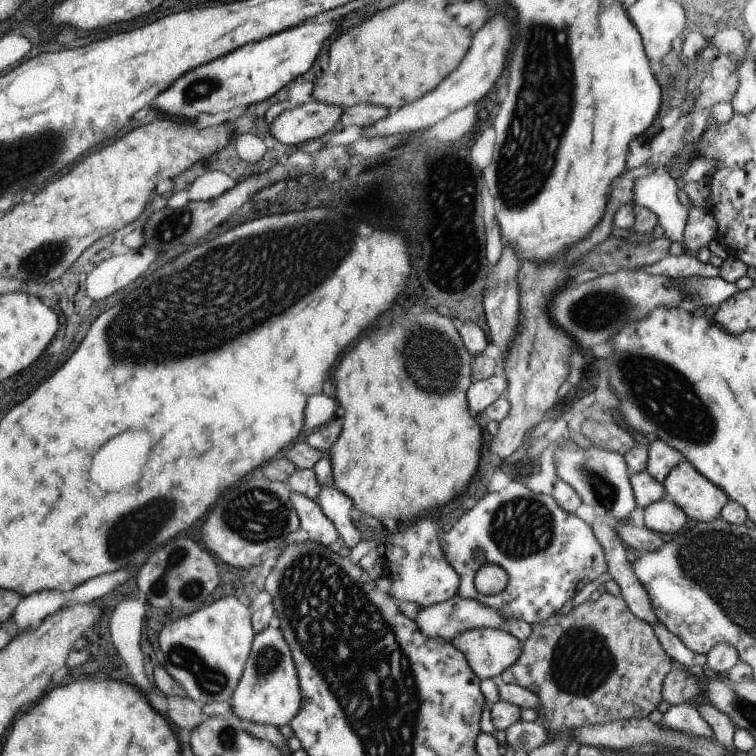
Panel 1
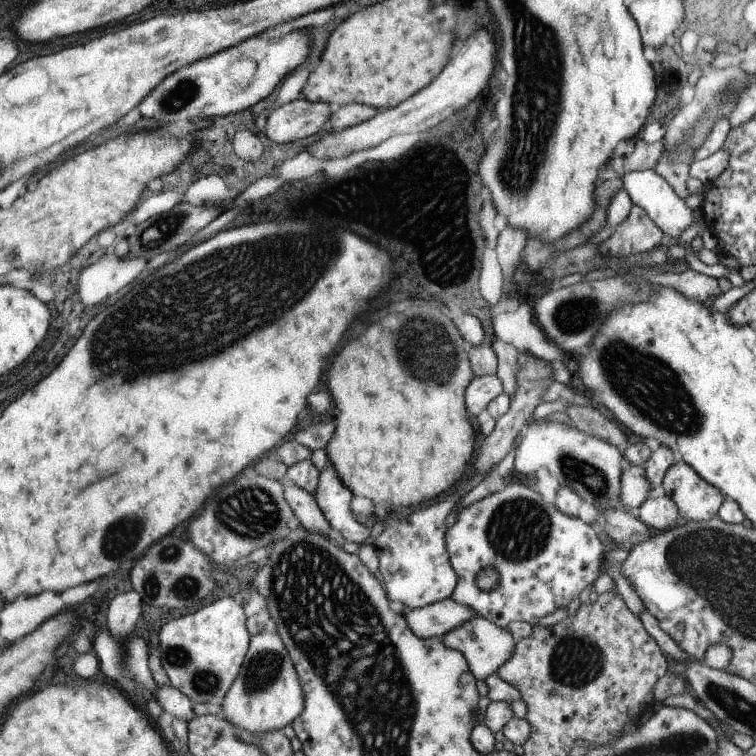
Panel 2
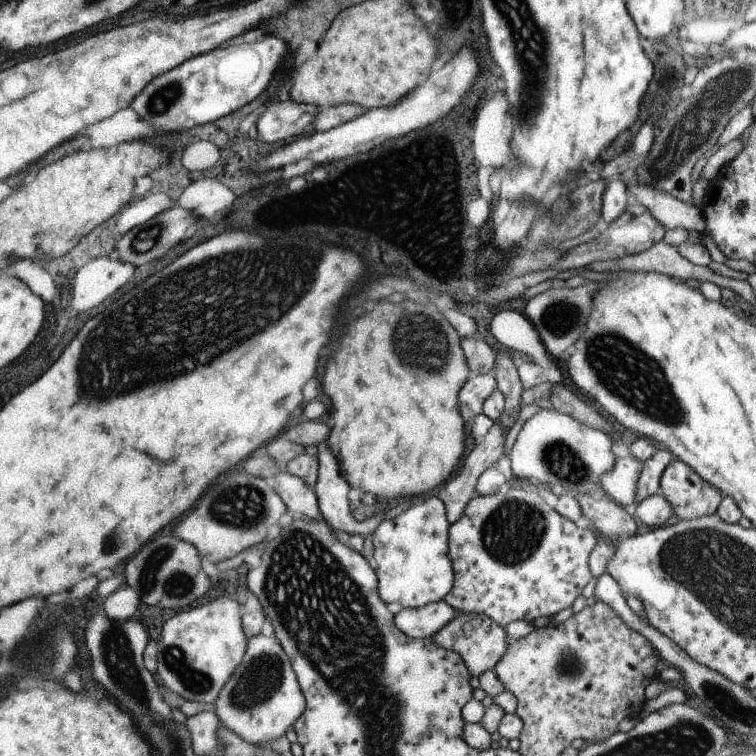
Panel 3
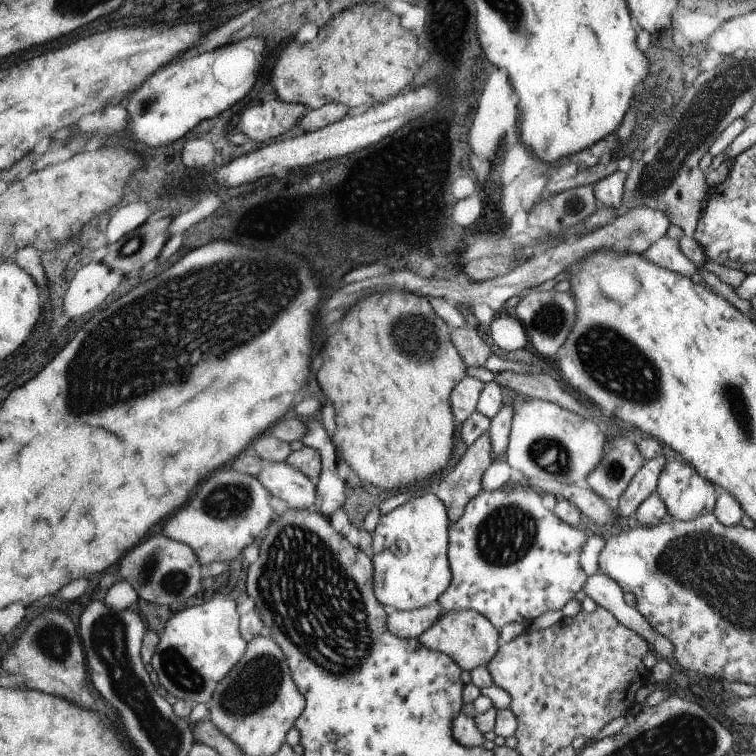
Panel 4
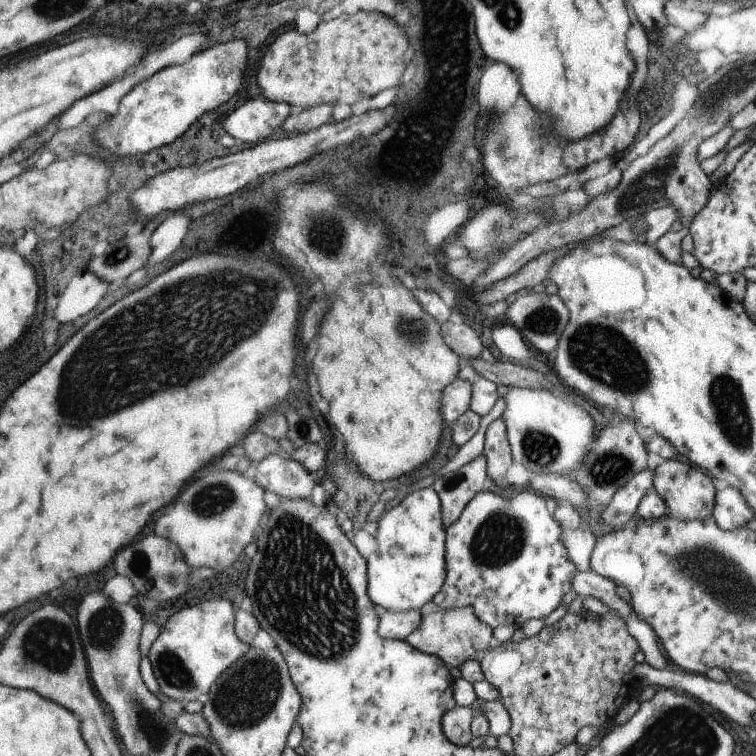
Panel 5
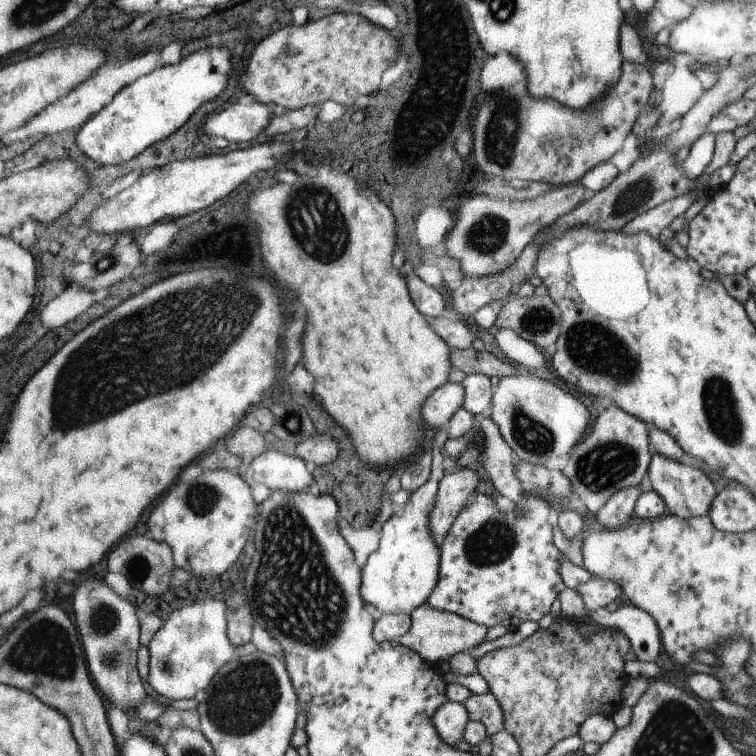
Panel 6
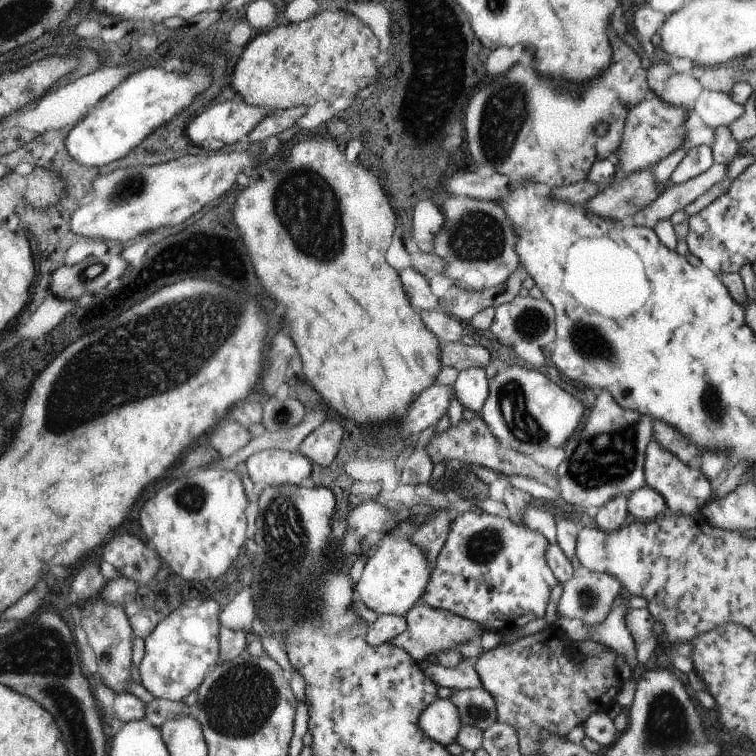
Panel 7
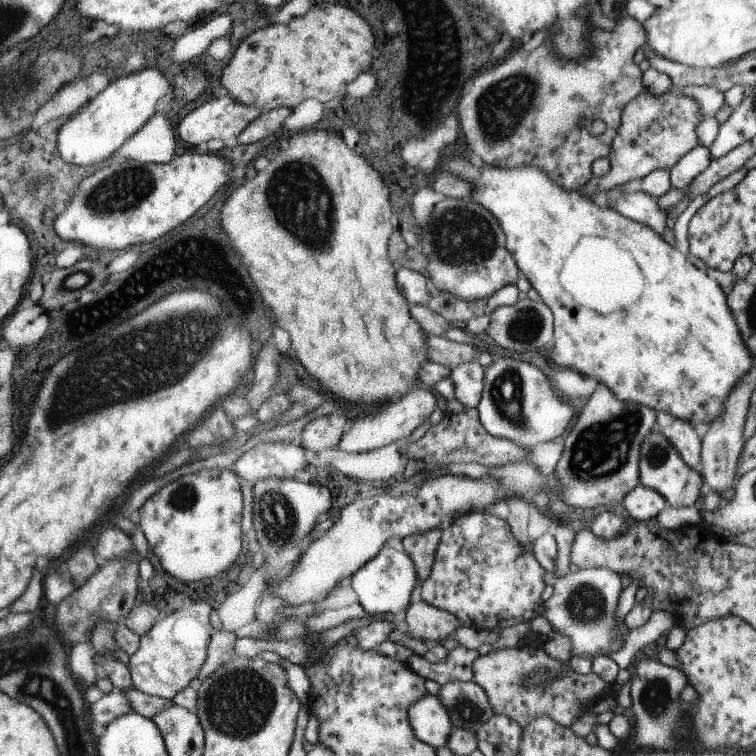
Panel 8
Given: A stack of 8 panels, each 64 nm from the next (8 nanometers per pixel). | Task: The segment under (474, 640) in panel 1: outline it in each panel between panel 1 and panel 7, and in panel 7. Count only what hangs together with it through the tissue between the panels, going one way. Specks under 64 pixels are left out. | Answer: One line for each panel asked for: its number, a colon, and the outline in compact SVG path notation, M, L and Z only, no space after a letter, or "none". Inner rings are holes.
2: M473 614L471 620L467 620L467 622L455 626L453 630L449 630L449 632L441 638L441 642L443 642L449 650L457 650L457 652L463 654L463 658L465 658L465 662L467 662L471 674L473 674L477 680L487 680L489 676L497 674L497 670L511 658L513 648L515 648L509 630L505 630L505 628L497 626L497 624L493 624L491 620L487 620L487 618L483 618L483 616L475 616L475 614Z
3: M455 614L455 618L449 620L441 630L437 630L429 640L435 642L437 648L459 654L467 672L473 676L479 676L485 670L491 670L501 660L501 656L505 654L505 648L507 648L503 628L481 614Z
4: M451 610L451 612L443 612L435 622L431 622L431 626L427 630L423 630L415 640L433 652L441 652L445 656L449 656L461 670L471 672L473 668L481 668L485 666L493 654L497 654L499 650L499 638L497 638L497 628L487 622L487 618L483 618L479 612L475 610Z
5: M469 608L465 610L435 610L435 612L421 612L419 616L419 626L405 638L405 642L409 646L413 646L415 650L423 652L423 654L431 654L439 660L443 660L447 666L459 668L465 660L479 660L485 652L487 646L493 642L491 638L491 628L483 622L479 622L479 618L475 618L475 614L471 614Z
6: M421 604L419 608L415 608L409 614L409 618L411 618L411 626L409 626L407 634L401 634L397 638L397 642L401 646L405 646L407 650L415 652L417 656L421 656L427 664L435 664L437 660L449 660L455 654L469 652L473 646L483 642L483 636L487 632L487 628L477 624L477 622L471 622L459 614L435 610L427 604Z
7: M417 602L413 608L409 608L407 614L401 616L401 620L405 620L405 630L401 630L401 634L391 638L387 644L393 650L403 650L415 662L417 660L427 660L429 654L439 654L443 650L453 650L457 644L465 642L467 638L475 640L483 634L481 626L475 626L475 622L467 622L467 618L461 618L461 616L451 614L447 610L431 608L429 604L423 604L423 602Z

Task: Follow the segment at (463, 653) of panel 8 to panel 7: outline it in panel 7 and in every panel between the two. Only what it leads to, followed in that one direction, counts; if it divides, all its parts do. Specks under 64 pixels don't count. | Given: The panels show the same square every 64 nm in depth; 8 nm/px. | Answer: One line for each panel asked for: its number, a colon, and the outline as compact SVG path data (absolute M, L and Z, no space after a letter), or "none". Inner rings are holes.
7: M463 658L453 668L443 668L441 664L431 664L429 660L417 660L415 666L423 670L423 674L435 682L437 686L445 686L451 690L465 690L465 688L481 688L479 676L475 672L475 658Z

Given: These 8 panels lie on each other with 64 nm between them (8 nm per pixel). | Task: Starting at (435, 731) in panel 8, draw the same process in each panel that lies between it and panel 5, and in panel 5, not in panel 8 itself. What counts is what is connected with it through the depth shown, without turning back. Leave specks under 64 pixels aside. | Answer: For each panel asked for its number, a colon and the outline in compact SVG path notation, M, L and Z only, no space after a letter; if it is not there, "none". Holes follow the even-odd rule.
5: M453 706L449 712L441 716L441 732L443 736L463 748L471 740L471 720L473 720L473 708L463 708L463 706Z
6: M457 702L441 704L429 720L431 720L431 726L435 728L437 736L449 746L455 746L455 742L463 740L465 726L469 722L465 706L457 704Z
7: M435 700L419 714L417 726L423 738L429 738L439 746L447 746L455 742L461 722L457 718L457 708L449 700Z

